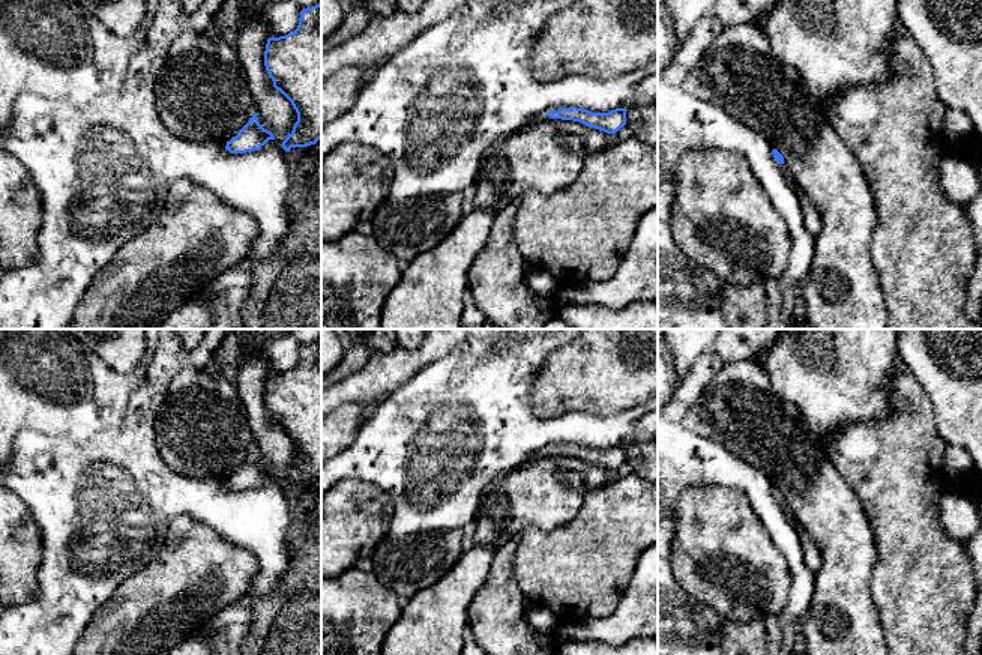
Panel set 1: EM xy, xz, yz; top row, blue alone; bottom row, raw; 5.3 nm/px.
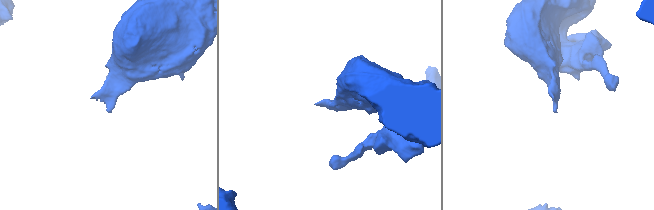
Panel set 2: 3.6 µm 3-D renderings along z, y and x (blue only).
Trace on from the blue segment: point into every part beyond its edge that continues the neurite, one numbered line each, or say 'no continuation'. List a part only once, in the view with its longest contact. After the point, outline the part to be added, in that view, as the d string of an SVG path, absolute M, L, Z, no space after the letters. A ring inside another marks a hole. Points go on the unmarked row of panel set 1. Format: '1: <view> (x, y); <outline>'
1: xz (542, 452); M554 445L554 446L548 446L548 448L539 449L538 452L532 454L532 455L527 458L527 461L536 461L536 460L550 457L548 449L550 449L550 448L559 448L559 446L560 446L560 445Z

